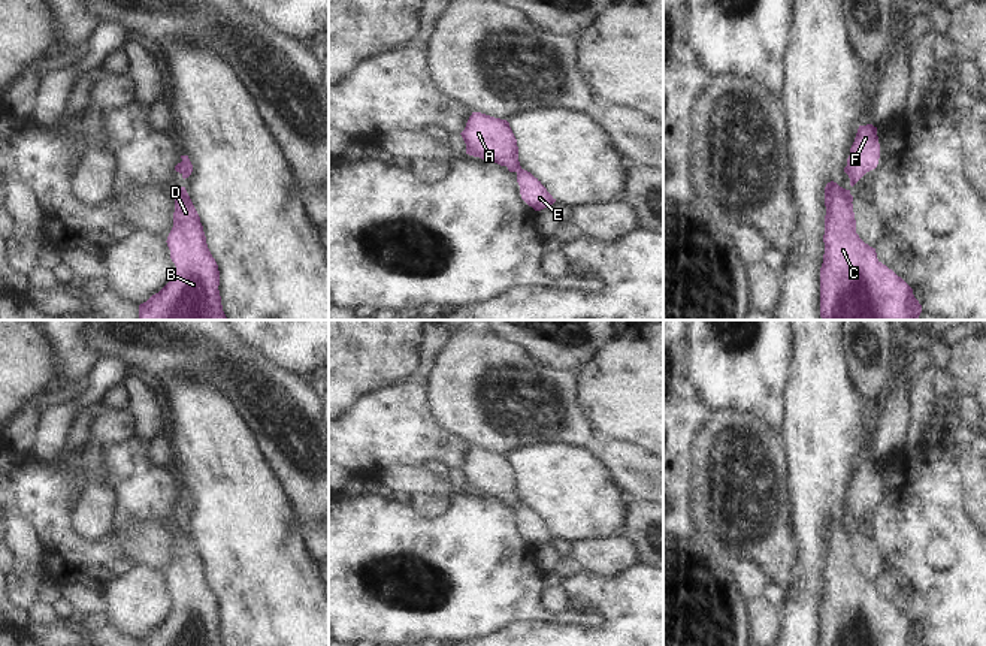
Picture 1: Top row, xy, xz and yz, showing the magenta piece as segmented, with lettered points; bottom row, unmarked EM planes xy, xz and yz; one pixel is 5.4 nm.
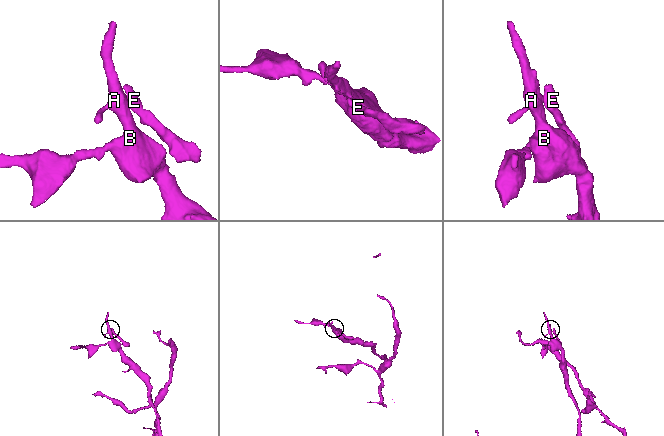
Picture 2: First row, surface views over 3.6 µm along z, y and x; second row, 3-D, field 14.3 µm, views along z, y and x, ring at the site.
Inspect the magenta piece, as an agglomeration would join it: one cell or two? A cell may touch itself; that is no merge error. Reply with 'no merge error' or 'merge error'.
merge error

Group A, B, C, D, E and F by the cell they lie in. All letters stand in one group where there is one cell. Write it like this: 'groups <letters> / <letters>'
groups A B C D / E F

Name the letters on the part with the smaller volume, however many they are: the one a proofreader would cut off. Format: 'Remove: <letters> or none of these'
Remove: E, F

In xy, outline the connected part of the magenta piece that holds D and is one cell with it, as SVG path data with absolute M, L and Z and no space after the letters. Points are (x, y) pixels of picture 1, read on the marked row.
M185 187L173 199L173 227L166 242L176 266L175 275L158 293L139 305L137 320L227 320L218 290L218 265L208 248L200 217Z

